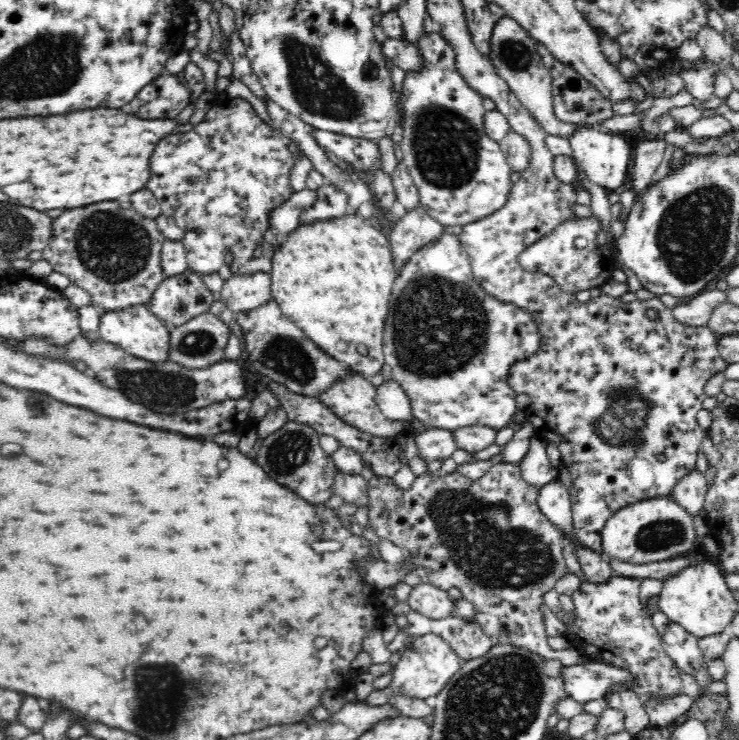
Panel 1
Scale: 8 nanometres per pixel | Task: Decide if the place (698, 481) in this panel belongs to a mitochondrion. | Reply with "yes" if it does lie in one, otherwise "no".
no

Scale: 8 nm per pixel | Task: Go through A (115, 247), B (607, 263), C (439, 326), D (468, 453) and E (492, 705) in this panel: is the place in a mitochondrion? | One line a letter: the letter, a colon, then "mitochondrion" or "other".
A: mitochondrion
B: other
C: mitochondrion
D: other
E: mitochondrion

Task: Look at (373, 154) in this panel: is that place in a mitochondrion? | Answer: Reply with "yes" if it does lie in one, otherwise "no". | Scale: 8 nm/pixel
no

